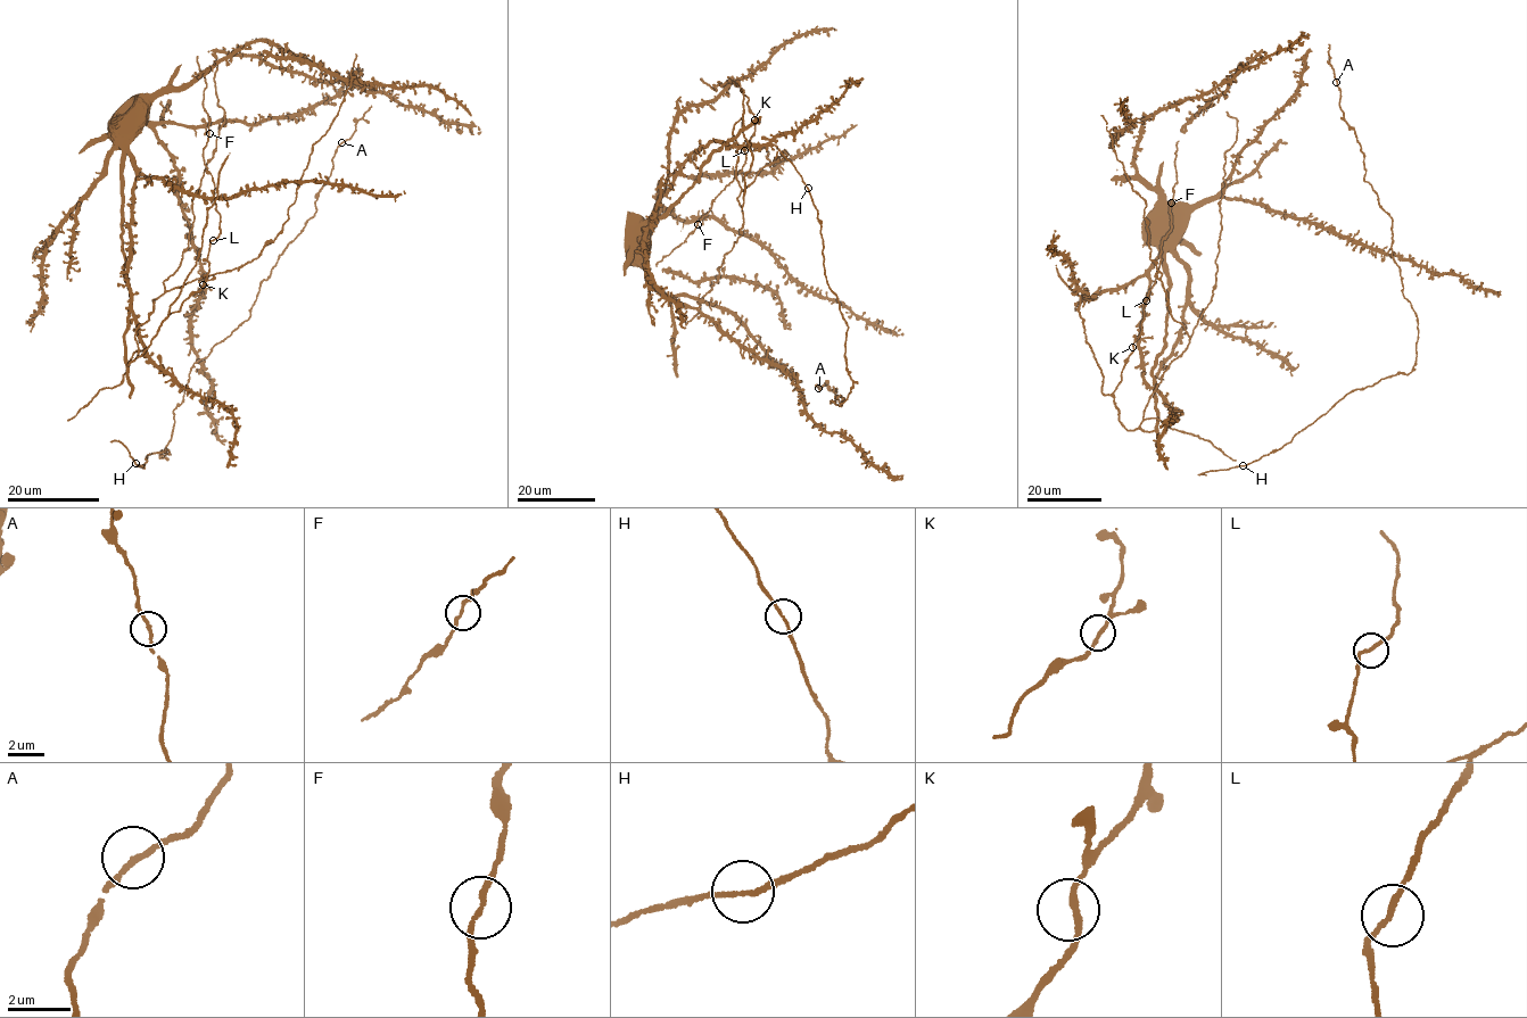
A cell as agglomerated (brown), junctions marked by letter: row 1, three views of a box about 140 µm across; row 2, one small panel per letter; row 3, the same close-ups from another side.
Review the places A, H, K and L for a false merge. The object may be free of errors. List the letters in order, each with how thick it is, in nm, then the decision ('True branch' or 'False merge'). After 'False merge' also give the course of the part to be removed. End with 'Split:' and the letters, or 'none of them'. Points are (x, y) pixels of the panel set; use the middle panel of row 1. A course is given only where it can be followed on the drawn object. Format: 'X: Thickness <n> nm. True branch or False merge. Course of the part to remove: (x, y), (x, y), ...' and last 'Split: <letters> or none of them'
A: Thickness 170 nm. True branch
H: Thickness 140 nm. True branch
K: Thickness 200 nm. True branch
L: Thickness 160 nm. True branch
Split: none of them

